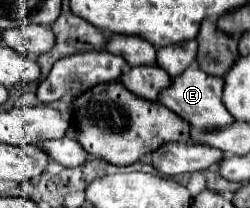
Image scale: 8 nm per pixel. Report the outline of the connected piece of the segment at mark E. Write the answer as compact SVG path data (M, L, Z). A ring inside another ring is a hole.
M198 66L188 68L182 76L172 80L172 86L166 88L160 94L160 104L164 104L166 108L170 108L172 112L176 112L178 116L182 116L192 128L200 130L200 132L210 132L210 130L220 130L226 128L226 124L234 124L234 116L224 108L222 102L222 78L218 76L208 76L206 72L202 72Z

